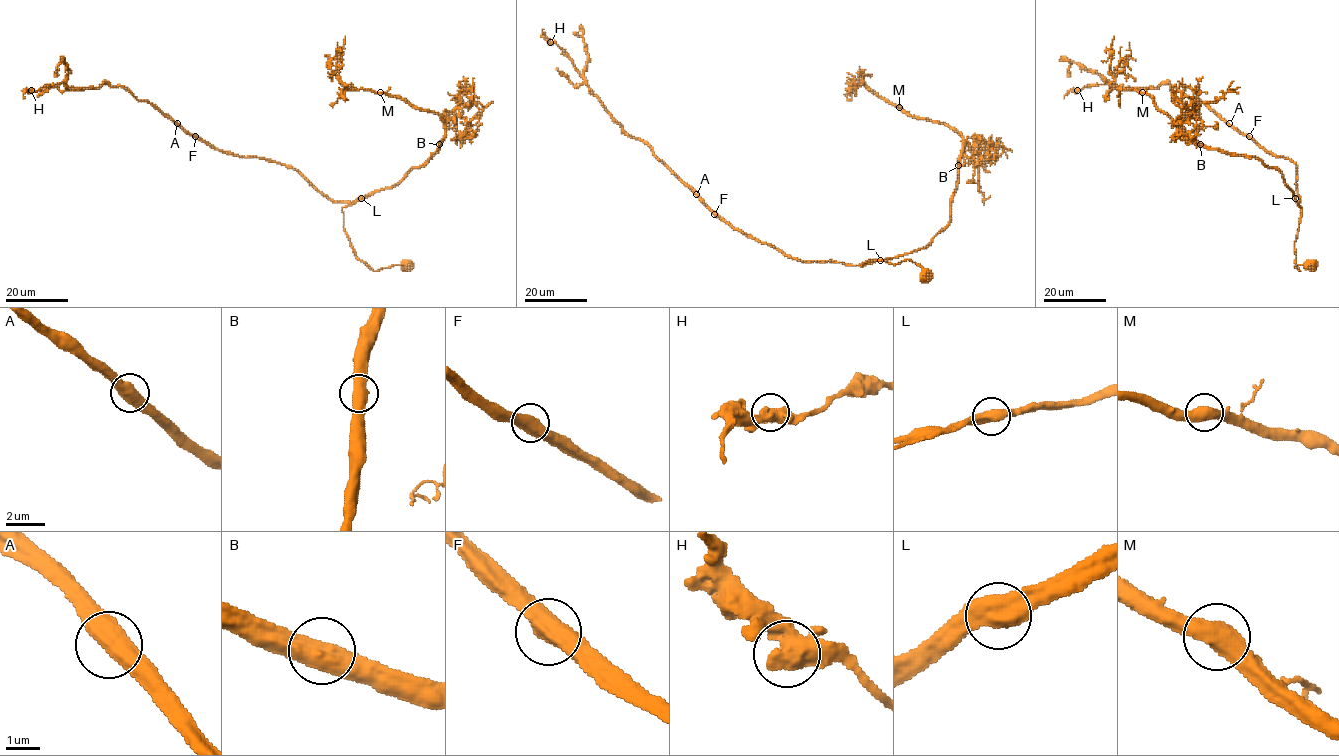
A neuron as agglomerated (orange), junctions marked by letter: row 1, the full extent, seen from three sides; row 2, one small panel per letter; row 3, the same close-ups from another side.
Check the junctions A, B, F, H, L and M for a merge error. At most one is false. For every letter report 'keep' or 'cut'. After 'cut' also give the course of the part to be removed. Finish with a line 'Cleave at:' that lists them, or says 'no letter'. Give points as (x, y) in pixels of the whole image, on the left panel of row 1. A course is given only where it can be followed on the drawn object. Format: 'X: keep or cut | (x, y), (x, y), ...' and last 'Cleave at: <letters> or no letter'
A: keep
B: keep
F: keep
H: keep
L: keep
M: keep
Cleave at: no letter

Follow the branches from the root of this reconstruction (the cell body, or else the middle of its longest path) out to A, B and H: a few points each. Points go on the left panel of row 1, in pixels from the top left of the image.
A: (404, 264), (373, 270), (361, 261), (343, 226), (349, 203), (329, 200), (296, 170), (226, 154), (177, 123)
B: (404, 264), (373, 270), (361, 261), (344, 228), (342, 208), (393, 187), (411, 169), (420, 167), (439, 144)
H: (404, 264), (370, 269), (343, 226), (348, 203), (329, 200), (285, 165), (212, 147), (123, 86), (31, 90)

